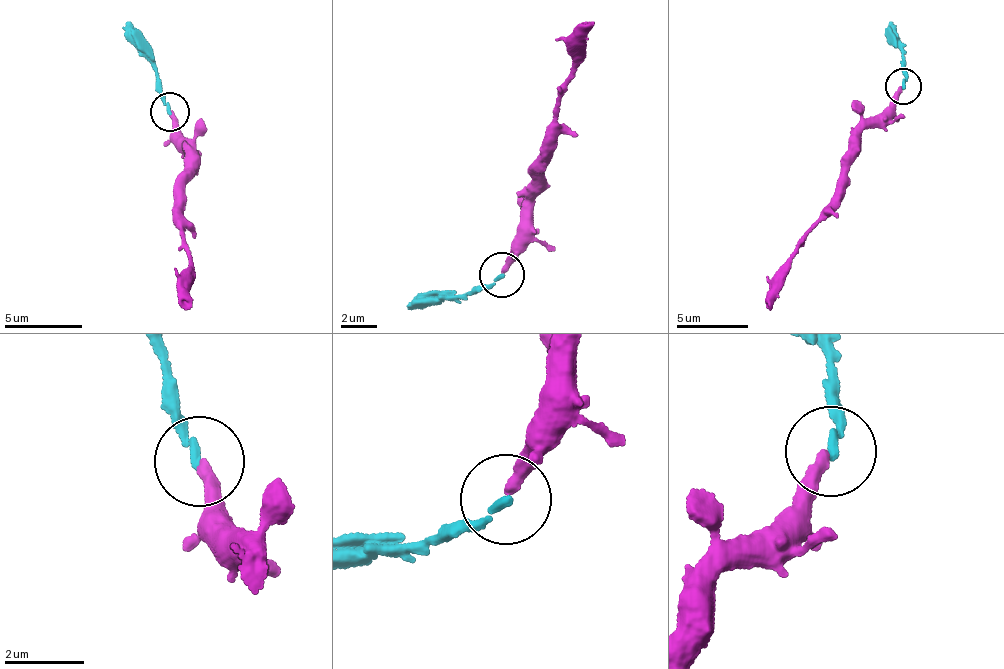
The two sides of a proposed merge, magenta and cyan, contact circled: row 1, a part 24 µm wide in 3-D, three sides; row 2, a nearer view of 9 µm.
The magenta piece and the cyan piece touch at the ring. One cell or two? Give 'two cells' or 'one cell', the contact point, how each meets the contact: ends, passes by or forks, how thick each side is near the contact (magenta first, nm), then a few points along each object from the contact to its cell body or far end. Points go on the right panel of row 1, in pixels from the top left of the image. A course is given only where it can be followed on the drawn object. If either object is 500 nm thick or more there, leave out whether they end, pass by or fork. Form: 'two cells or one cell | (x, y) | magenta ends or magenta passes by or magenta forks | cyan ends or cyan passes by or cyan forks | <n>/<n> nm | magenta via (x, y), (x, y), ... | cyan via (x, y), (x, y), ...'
one cell | (903, 86) | magenta ends | cyan ends | 280/200 nm | magenta via (901, 86), (897, 99), (859, 132), (859, 155), (845, 174), (845, 194), (798, 246), (769, 310) | cyan via (904, 87), (900, 42), (890, 24)

